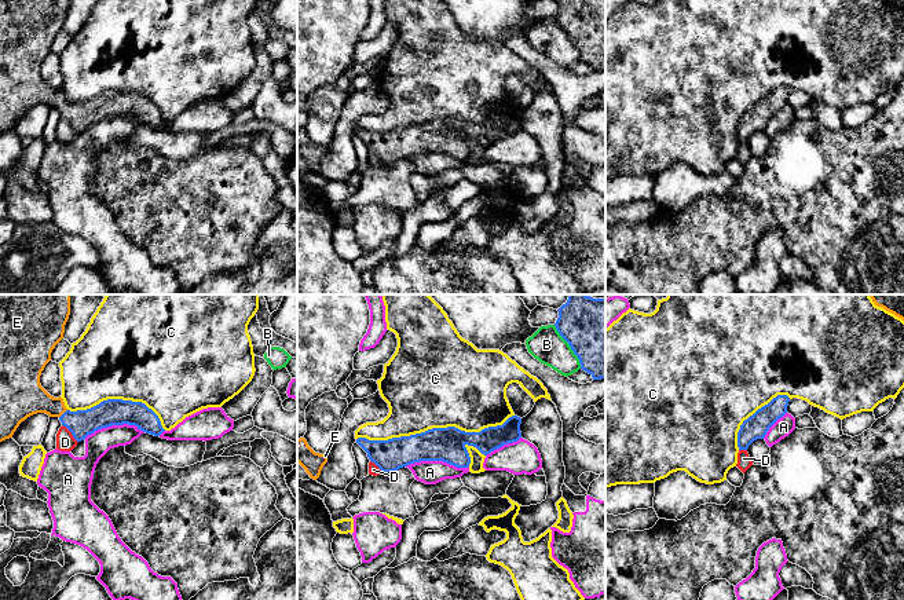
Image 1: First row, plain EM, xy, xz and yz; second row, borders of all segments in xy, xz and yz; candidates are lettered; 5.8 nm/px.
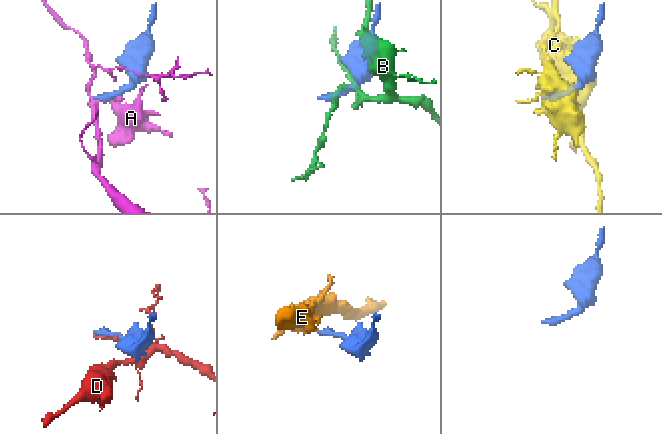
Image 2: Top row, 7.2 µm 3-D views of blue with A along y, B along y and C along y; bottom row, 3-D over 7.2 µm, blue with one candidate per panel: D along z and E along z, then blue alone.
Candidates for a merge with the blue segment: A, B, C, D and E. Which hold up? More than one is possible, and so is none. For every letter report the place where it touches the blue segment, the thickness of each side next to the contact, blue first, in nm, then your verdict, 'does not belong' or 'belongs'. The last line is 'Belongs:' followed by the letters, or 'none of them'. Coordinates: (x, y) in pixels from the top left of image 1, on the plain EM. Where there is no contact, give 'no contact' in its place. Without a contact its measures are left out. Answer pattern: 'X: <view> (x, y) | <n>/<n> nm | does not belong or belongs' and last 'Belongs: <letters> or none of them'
A: xz (436, 152) | 200/140 nm | does not belong
B: xz (570, 37) | 380/200 nm | does not belong
C: xz (435, 120) | 200/500 nm | does not belong
D: xy (72, 125) | 160/110 nm | does not belong
E: xy (63, 105) | 160/220 nm | belongs
Belongs: E

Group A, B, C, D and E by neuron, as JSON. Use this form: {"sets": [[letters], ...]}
{"sets": [["A"], ["B"], ["C"], ["D"], ["E"]]}

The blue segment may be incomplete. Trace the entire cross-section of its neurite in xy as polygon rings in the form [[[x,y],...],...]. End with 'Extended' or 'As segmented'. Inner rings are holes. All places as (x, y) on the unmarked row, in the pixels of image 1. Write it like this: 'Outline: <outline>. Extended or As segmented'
Outline: [[[0,0],[0,133],[12,129],[19,116],[37,105],[58,109],[77,133],[98,121],[122,116],[160,128],[165,121],[158,107],[142,94],[107,91],[91,100],[70,103],[61,88],[54,89],[41,78],[41,63],[63,30],[69,7],[70,0]]]. Extended

